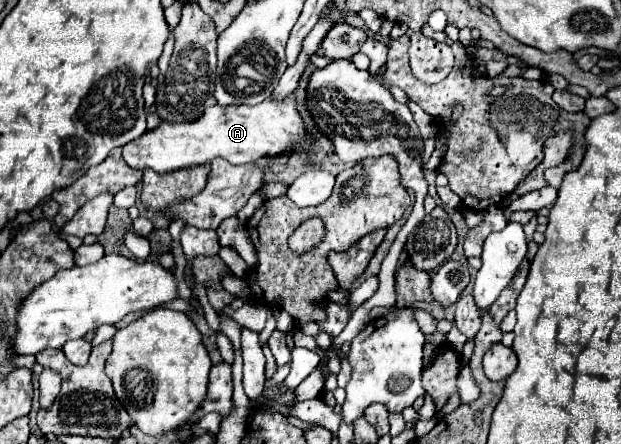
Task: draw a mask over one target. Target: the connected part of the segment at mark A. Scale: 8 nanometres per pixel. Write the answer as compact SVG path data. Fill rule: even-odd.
M269 98L257 106L211 106L197 122L189 124L169 124L161 122L155 130L145 132L141 138L129 142L123 146L123 160L127 166L133 166L135 170L153 168L155 172L173 172L185 166L195 164L207 164L213 158L225 158L229 164L253 164L261 158L275 158L283 154L301 154L309 152L313 142L313 136L307 132L305 122L297 110L295 102L277 102L275 98Z

